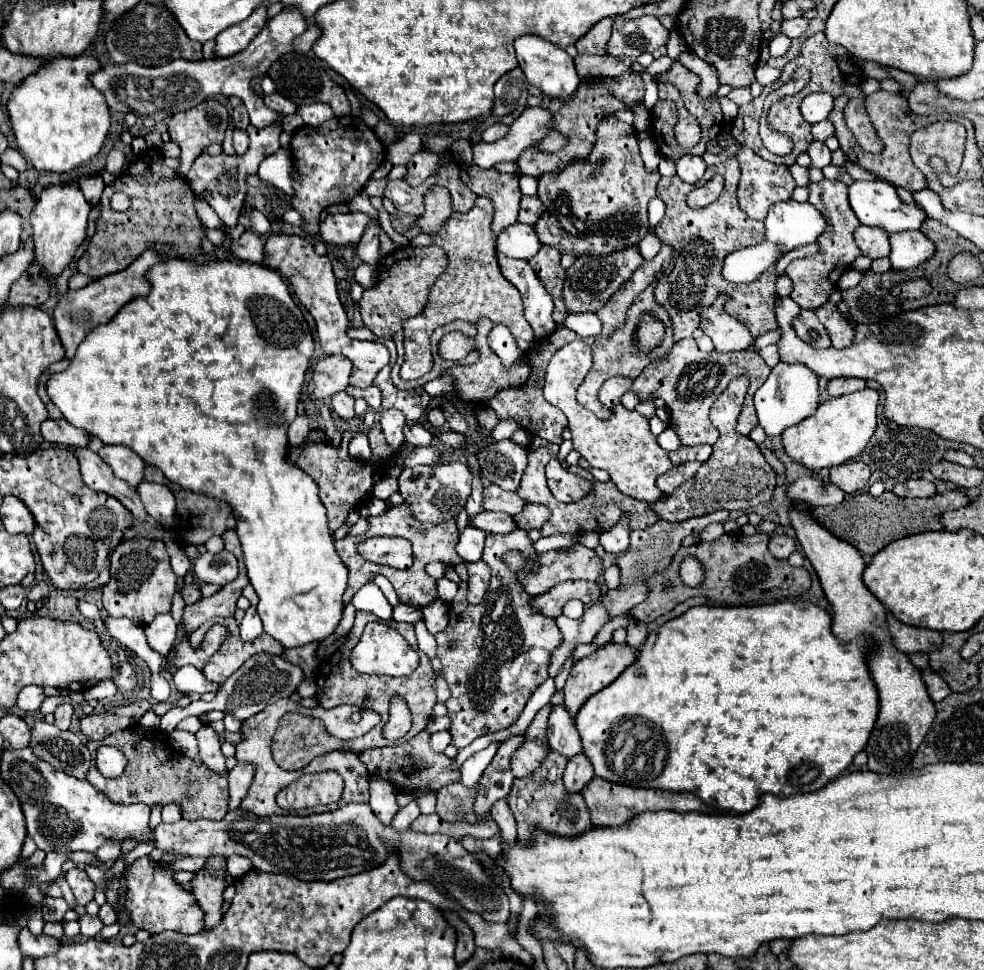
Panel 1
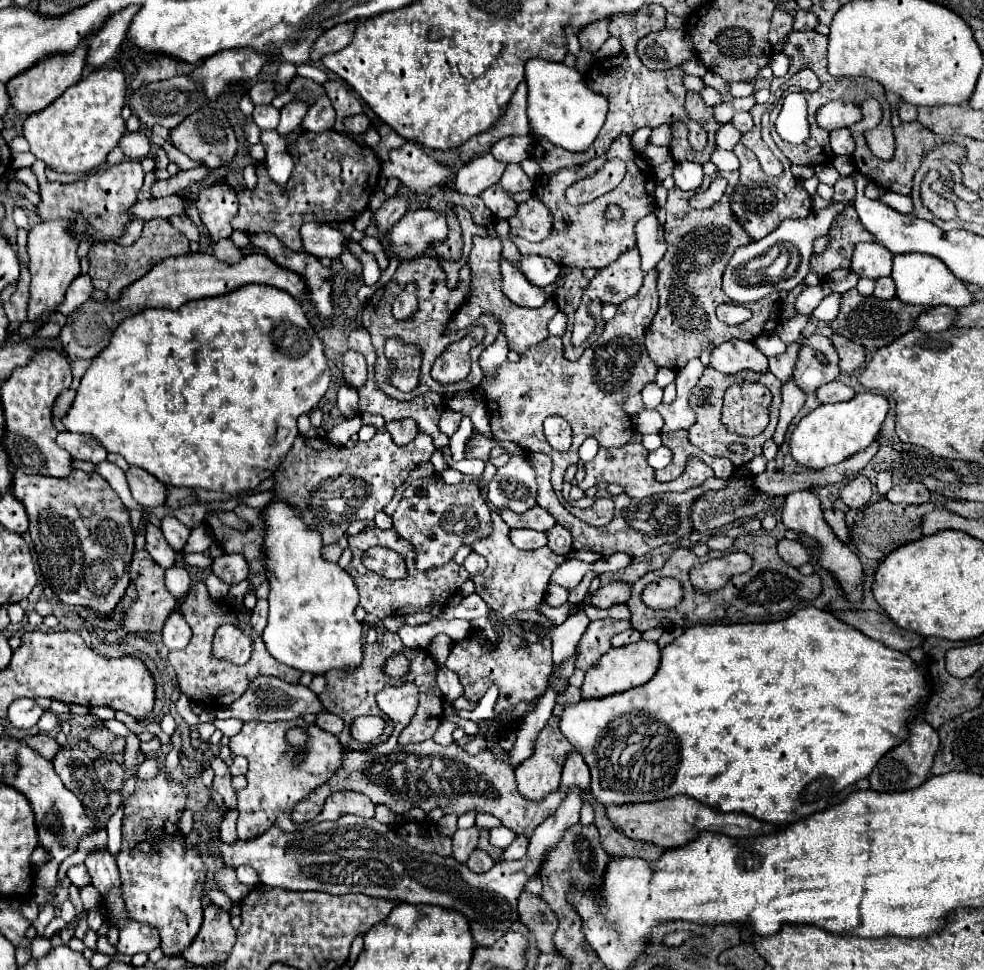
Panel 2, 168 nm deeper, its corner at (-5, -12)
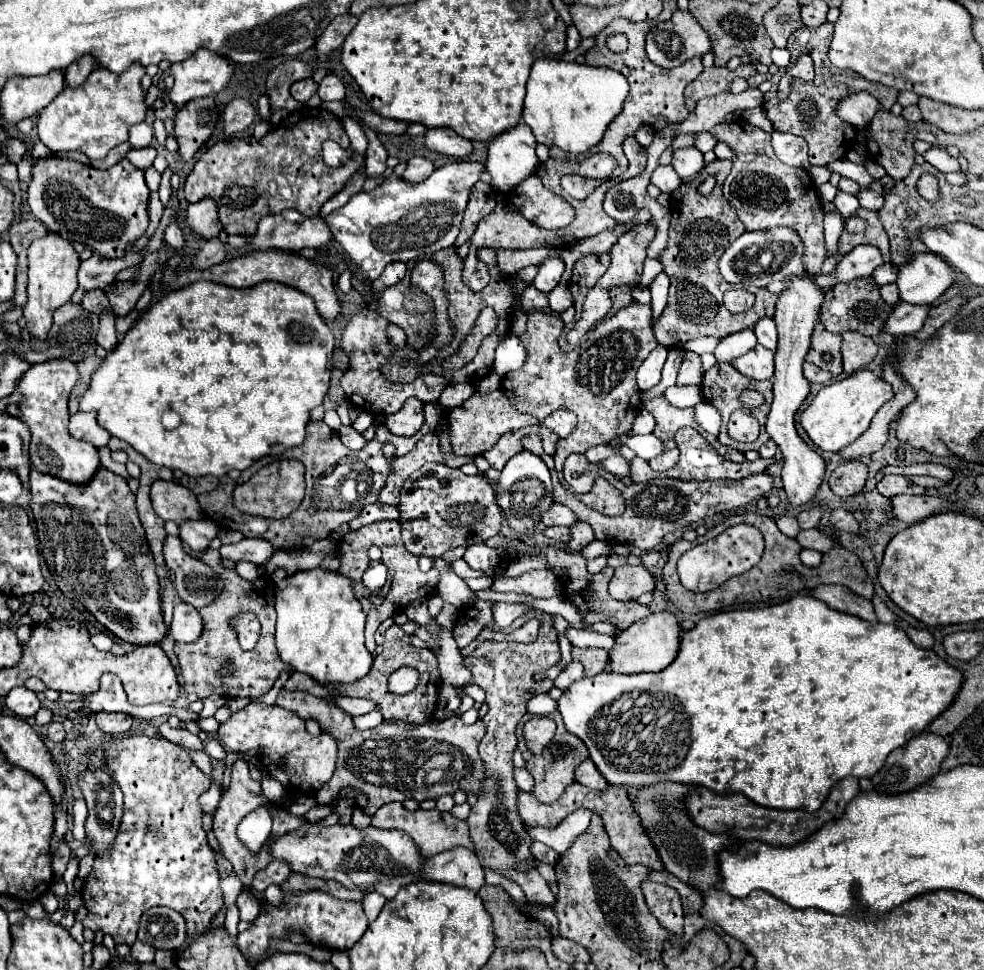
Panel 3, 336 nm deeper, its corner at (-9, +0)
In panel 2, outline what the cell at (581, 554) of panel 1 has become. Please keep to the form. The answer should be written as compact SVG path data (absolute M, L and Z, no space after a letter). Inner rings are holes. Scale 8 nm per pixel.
M586 573L584 575L584 579L580 581L580 585L576 587L576 589L572 589L570 591L570 603L574 603L574 605L578 605L582 599L584 599L584 595L586 595L586 591L588 591L588 587L590 587L590 583L592 583L592 579L594 579L594 575L596 573Z

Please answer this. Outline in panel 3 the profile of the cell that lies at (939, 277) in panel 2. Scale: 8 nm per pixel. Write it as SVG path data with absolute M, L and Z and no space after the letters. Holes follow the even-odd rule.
M914 253L908 263L898 265L896 285L900 299L914 305L930 305L956 281L956 271L934 253Z

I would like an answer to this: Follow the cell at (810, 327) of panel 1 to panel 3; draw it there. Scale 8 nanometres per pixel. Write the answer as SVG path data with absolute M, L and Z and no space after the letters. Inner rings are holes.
M826 329L812 333L812 345L806 355L806 361L812 365L818 365L820 369L830 371L832 375L842 373L842 353L840 353L842 337L836 333L830 333Z

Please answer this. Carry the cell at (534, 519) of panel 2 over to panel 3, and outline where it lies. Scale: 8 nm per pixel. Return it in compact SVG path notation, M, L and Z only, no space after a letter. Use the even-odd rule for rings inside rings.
M552 503L550 509L540 515L540 519L544 525L572 525L572 521L576 521L576 515L568 507Z

